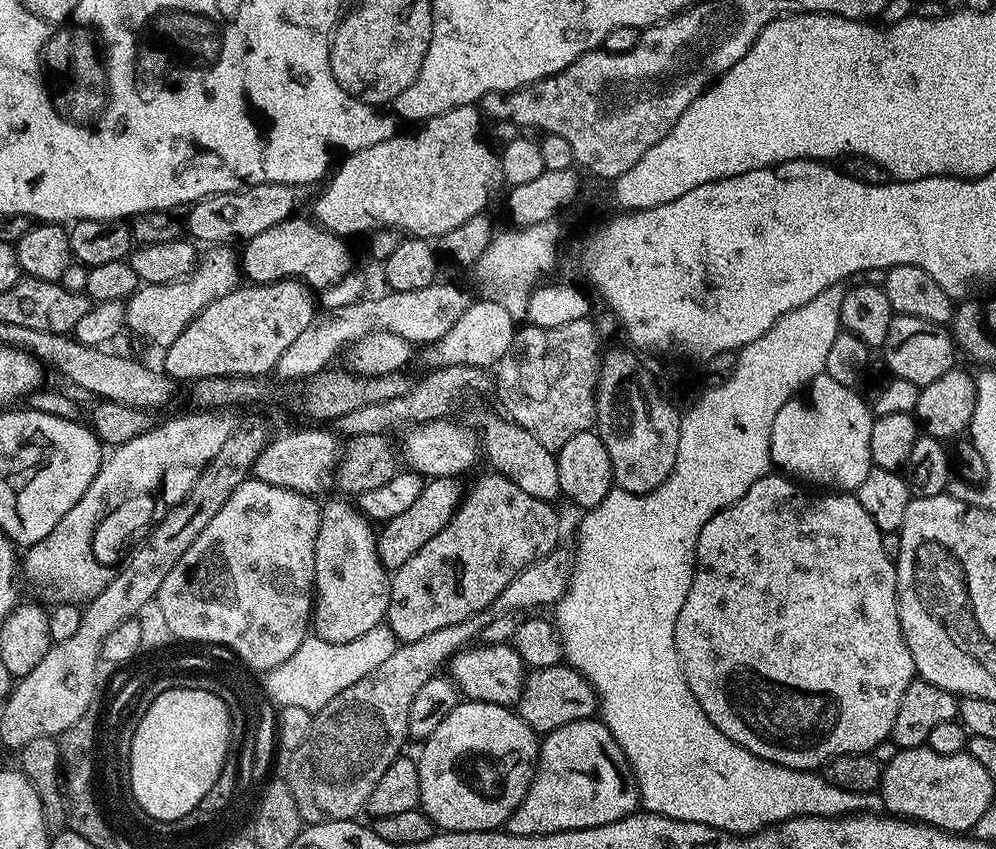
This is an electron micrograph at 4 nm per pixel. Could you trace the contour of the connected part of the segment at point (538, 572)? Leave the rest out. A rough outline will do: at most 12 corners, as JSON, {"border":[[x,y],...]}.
{"border":[[562,548],[486,610],[401,643],[312,718],[286,781],[301,821],[359,817],[414,694],[507,612],[554,606]]}

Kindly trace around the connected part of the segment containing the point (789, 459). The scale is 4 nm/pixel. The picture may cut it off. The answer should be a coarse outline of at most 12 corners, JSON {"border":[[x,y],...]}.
{"border":[[815,376],[778,410],[772,463],[855,493],[874,466],[872,409]]}

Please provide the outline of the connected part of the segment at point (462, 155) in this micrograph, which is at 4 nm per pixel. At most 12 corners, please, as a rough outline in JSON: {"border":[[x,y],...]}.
{"border":[[476,104],[347,153],[311,219],[431,241],[487,209]]}

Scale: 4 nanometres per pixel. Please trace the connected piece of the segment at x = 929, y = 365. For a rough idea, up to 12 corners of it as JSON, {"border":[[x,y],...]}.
{"border":[[893,315],[883,367],[922,389],[953,368],[945,325]]}

